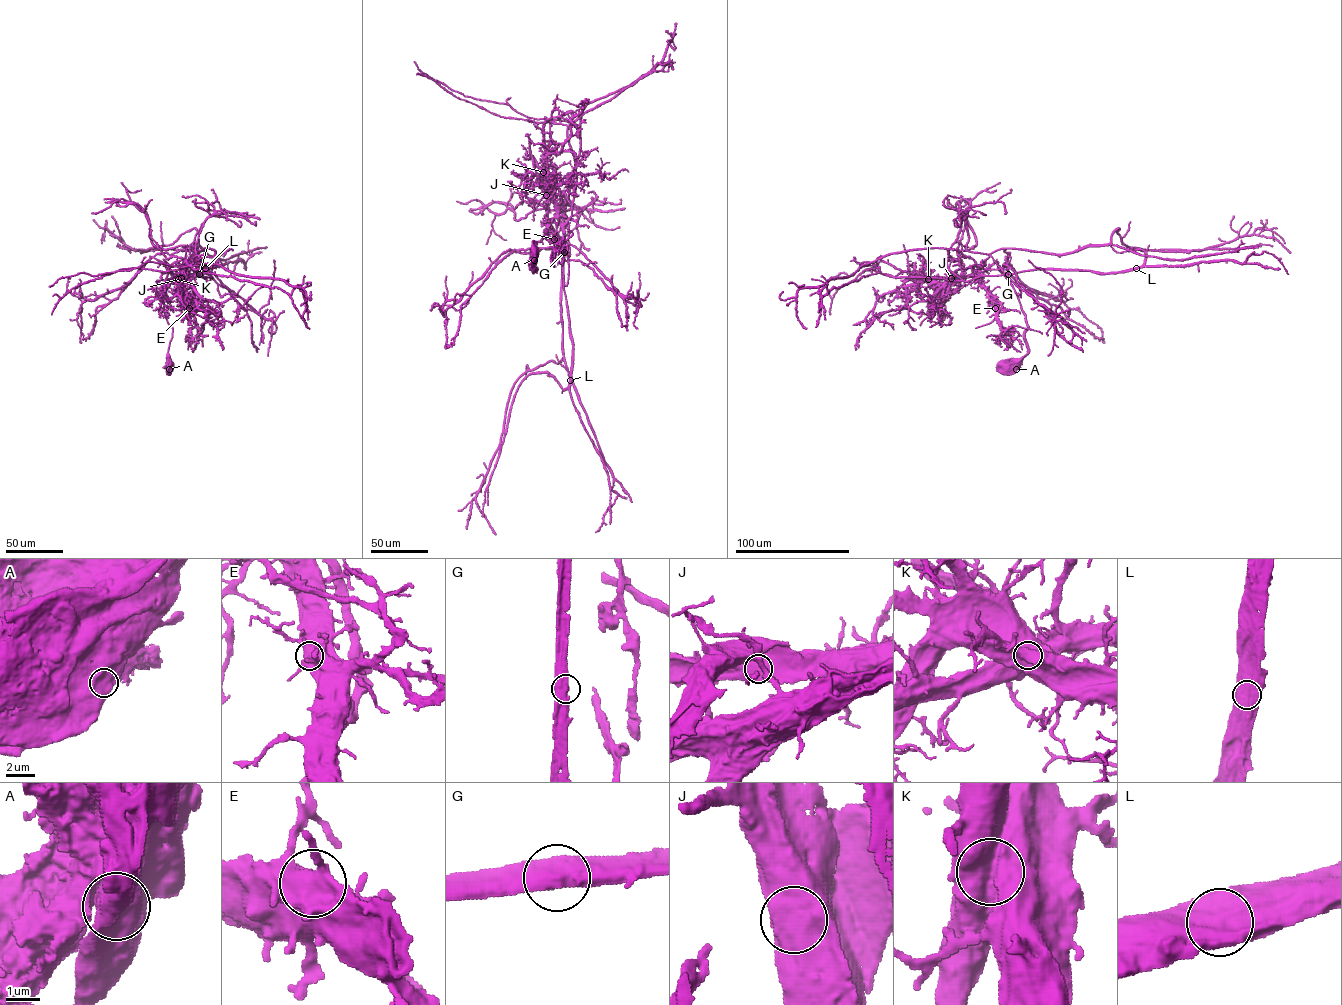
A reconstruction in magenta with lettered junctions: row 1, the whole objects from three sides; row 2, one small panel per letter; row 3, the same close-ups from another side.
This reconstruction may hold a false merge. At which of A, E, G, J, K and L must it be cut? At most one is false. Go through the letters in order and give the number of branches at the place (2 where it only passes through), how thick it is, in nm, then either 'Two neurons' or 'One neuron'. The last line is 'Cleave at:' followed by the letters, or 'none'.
A: Branches: 1. Thickness 1150 nm. One neuron
E: Branches: 2. Thickness 650 nm. One neuron
G: Branches: 2. Thickness 700 nm. One neuron
J: Branches: 1. Thickness 1100 nm. One neuron
K: Branches: 1. Thickness 1150 nm. Two neurons
L: Branches: 2. Thickness 800 nm. One neuron
Cleave at: K

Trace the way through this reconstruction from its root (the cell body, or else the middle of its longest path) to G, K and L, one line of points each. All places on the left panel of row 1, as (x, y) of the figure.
G: (171, 366), (168, 348), (172, 328), (164, 313), (167, 270), (177, 262), (187, 274), (199, 274)
K: (171, 366), (168, 348), (172, 328), (164, 313), (164, 293), (167, 270), (175, 262), (185, 272), (179, 279)
L: (171, 366), (172, 328), (164, 313), (167, 270), (175, 262), (187, 274), (208, 273), (205, 268)

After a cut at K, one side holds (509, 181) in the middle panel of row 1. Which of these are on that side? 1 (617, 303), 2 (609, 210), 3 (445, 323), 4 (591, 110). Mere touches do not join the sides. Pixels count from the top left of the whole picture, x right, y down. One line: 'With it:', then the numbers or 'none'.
With it: 1, 2, 4

